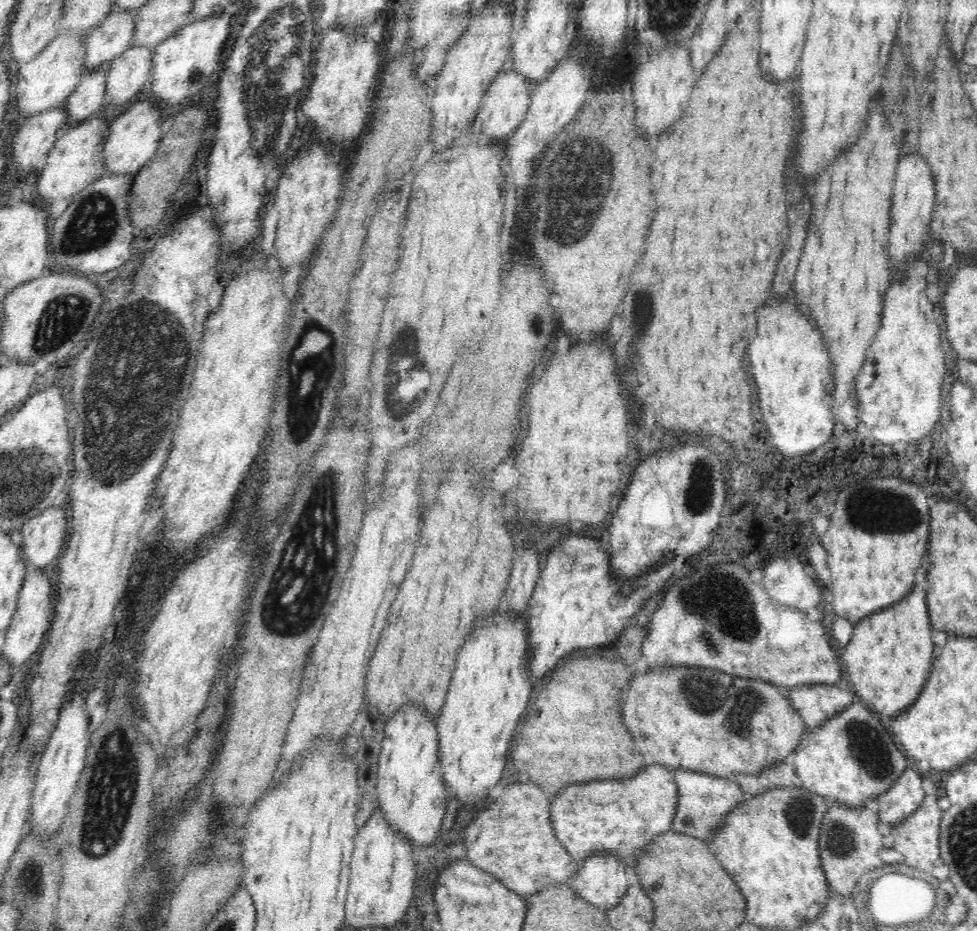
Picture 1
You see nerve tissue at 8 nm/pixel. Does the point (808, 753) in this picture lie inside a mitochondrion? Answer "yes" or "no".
no

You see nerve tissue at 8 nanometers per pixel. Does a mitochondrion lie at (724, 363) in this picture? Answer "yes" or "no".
no

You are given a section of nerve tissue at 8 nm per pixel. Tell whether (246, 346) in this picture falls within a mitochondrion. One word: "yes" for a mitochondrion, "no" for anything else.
no

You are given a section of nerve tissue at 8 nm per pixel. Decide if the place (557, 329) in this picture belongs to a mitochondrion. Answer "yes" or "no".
no

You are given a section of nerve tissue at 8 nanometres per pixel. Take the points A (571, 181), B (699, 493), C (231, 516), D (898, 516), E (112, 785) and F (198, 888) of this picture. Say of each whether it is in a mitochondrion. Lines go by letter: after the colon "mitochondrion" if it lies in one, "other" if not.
A: mitochondrion
B: mitochondrion
C: other
D: mitochondrion
E: mitochondrion
F: other

